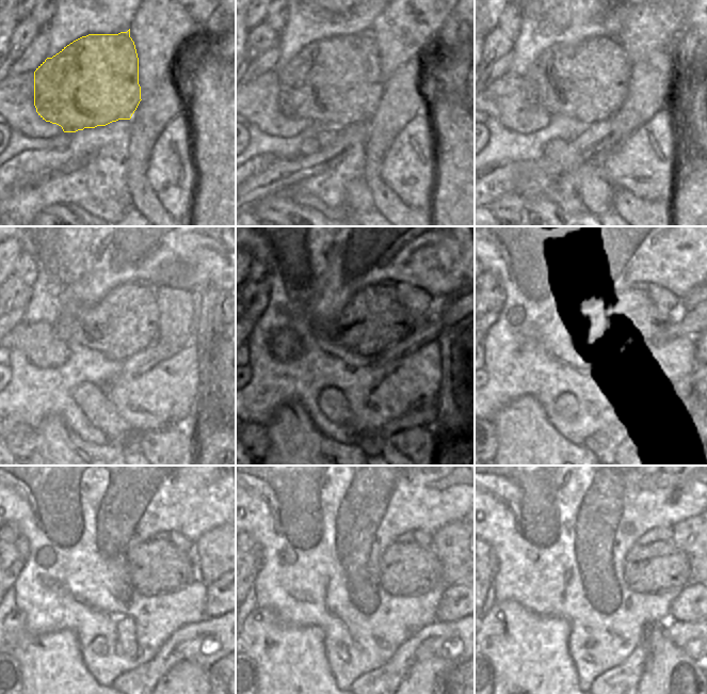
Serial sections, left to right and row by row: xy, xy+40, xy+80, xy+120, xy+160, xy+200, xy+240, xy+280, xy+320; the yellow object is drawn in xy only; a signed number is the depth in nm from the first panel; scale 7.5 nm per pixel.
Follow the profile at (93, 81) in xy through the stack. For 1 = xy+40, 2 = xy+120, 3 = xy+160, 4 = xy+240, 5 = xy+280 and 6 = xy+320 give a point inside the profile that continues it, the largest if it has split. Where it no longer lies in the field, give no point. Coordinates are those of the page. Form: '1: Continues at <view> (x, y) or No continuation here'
1: Continues at xy+40 (337, 80)
2: Continues at xy+120 (125, 321)
3: Continues at xy+160 (373, 319)
4: Continues at xy+240 (158, 566)
5: Continues at xy+280 (405, 568)
6: Continues at xy+320 (648, 568)

